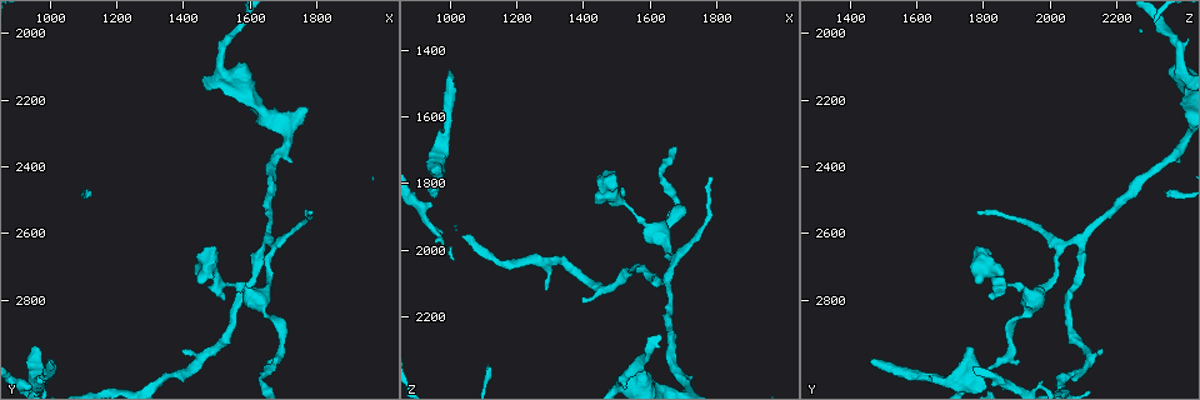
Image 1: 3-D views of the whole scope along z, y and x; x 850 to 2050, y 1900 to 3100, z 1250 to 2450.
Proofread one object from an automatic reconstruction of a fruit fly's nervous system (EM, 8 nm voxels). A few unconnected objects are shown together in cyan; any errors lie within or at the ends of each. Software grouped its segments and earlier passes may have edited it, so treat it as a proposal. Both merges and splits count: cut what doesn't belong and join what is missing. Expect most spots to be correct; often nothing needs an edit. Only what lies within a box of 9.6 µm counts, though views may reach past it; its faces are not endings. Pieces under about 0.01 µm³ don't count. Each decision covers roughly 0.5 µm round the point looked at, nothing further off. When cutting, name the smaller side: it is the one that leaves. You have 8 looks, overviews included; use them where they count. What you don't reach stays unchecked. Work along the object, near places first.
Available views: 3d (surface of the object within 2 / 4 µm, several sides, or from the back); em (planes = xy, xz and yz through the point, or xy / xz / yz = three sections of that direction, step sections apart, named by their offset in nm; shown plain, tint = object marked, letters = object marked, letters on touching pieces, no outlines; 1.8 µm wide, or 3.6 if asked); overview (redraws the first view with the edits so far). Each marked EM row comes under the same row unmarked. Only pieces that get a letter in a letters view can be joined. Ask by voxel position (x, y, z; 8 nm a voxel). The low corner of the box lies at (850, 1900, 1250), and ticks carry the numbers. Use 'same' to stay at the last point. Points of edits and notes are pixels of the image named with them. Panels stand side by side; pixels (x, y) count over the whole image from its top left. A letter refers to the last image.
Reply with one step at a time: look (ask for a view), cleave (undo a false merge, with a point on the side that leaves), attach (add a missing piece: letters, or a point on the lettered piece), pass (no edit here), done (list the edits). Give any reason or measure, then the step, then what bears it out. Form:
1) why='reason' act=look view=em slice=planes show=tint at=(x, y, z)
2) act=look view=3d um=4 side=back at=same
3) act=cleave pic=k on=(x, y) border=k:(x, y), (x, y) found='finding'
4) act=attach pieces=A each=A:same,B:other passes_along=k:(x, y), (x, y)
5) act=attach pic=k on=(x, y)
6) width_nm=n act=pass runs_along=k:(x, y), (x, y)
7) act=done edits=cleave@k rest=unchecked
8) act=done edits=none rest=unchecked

act=look view=3d um=4 at=(1780, 2540, 1780)

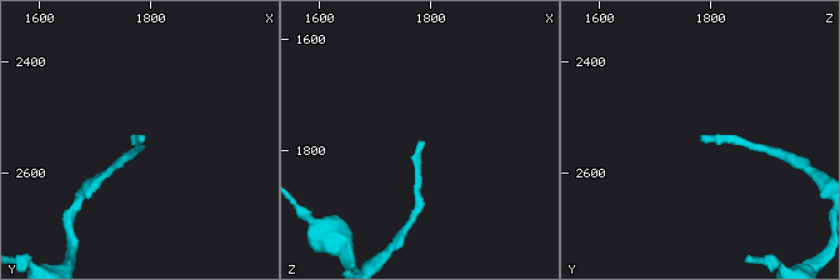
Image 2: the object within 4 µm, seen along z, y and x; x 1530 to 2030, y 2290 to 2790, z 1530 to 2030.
act=look view=em slice=yz step=16 show=tint at=(1785, 2535, 1780)

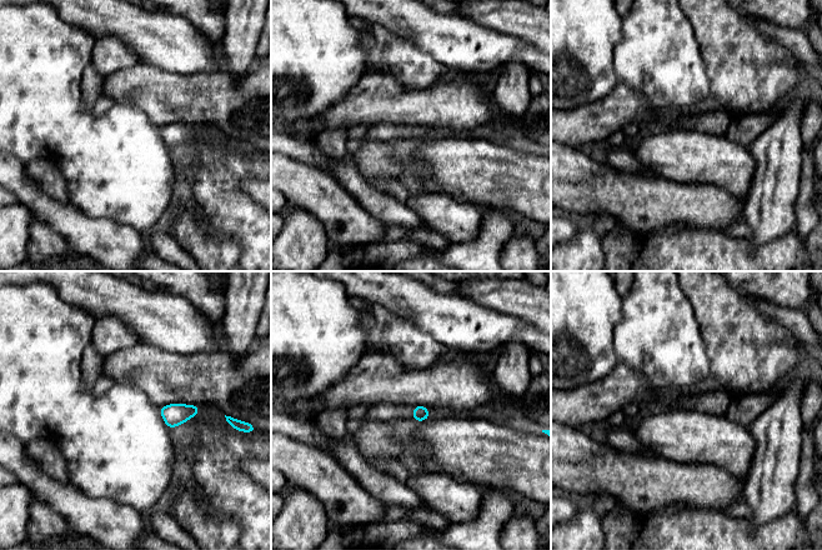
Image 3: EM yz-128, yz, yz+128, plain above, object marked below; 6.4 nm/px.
act=look view=em slice=xz step=16 show=letters at=same

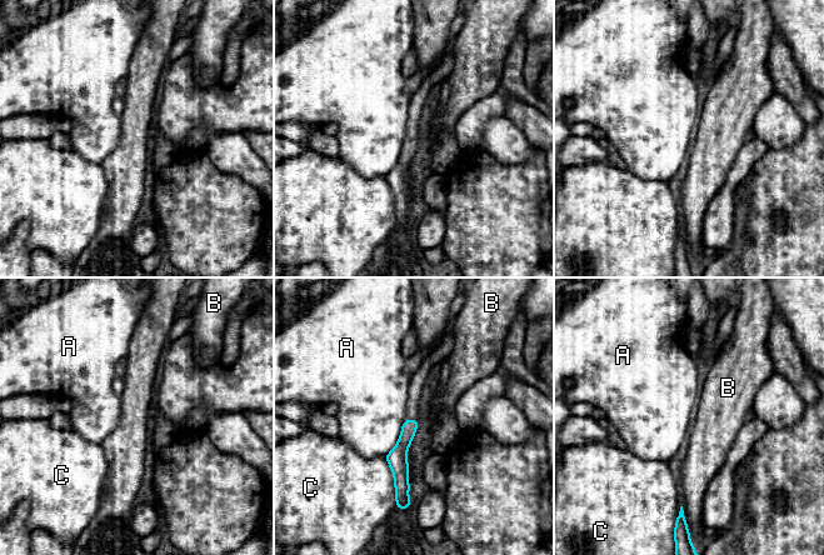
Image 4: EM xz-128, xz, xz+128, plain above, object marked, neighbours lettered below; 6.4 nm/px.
act=pass each=A:other,B:other,C:other runs_along=4:(414, 423), (400, 449), (400, 491) found='no lettered piece goes on from it'

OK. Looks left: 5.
why='three-way junction' act=look view=3d um=4 at=(1630, 2800, 1960)

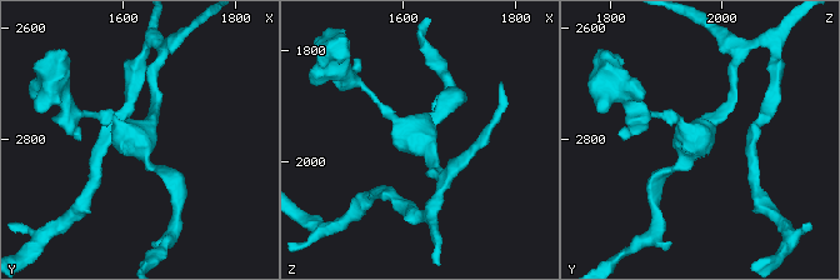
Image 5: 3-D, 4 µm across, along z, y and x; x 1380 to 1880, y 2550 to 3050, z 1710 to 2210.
why='shape alone is not enough' act=look view=em slice=planes show=letters at=(1630, 2795, 1960)

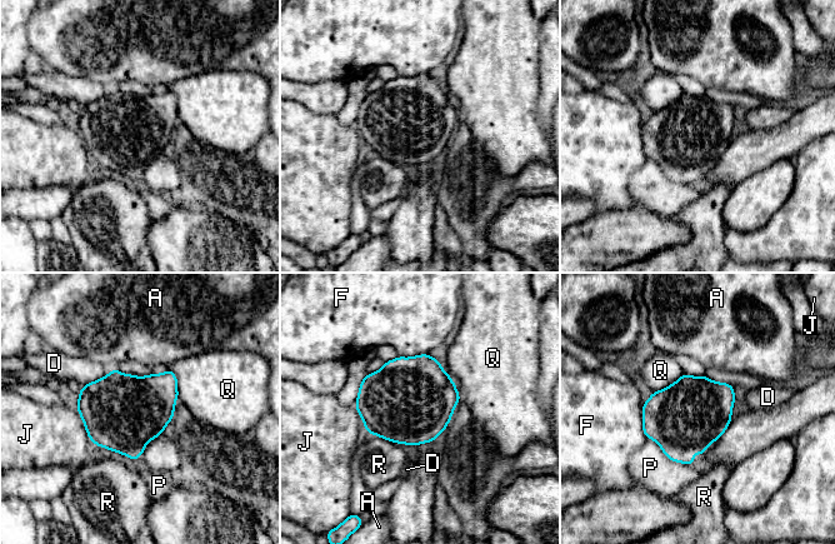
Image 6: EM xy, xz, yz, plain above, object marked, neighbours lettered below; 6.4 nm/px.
arms=3 act=pass each=A:other,D:other,F:other,J:other,P:other,Q:other,R:other border=6:(366, 432), (389, 439), (395, 444) found='one neuron here'

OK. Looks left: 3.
why='looks like a crossing' act=look view=em slice=planes show=tint at=(1660, 2620, 2090)

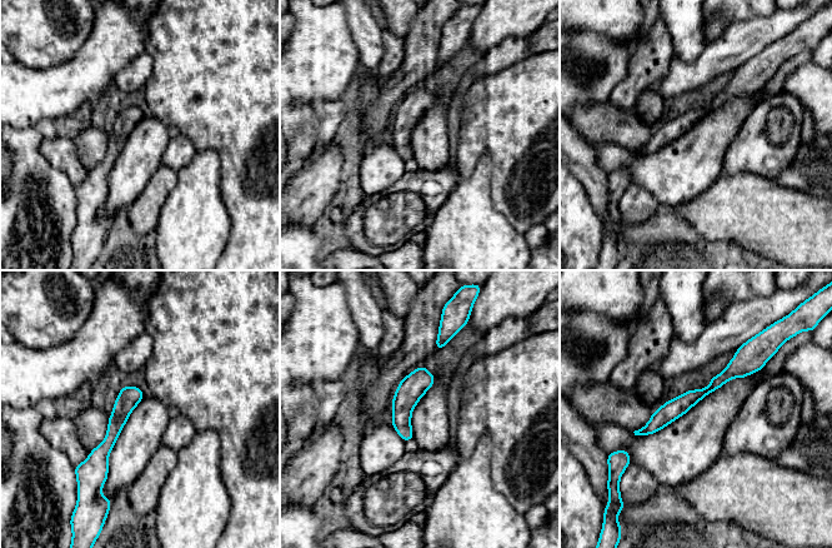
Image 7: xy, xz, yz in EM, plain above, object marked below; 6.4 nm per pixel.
act=look view=em slice=planes show=letters at=same

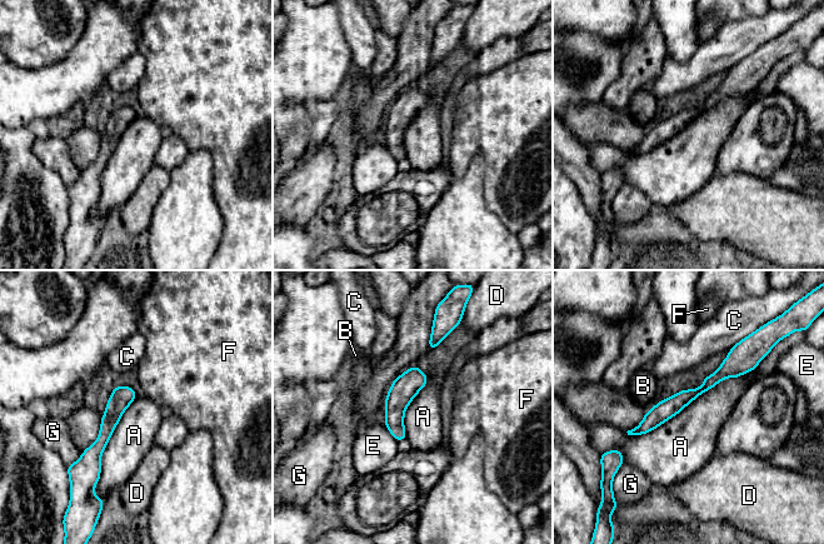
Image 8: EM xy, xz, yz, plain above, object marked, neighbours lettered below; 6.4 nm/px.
width_nm=120 act=pass each=A:other,B:other,C:other,D:other,E:other,F:other,G:other runs_along=8:(750, 363), (737, 363), (634, 432) found='all the same neuron'

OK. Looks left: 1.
act=done edits=none rest=unchecked

